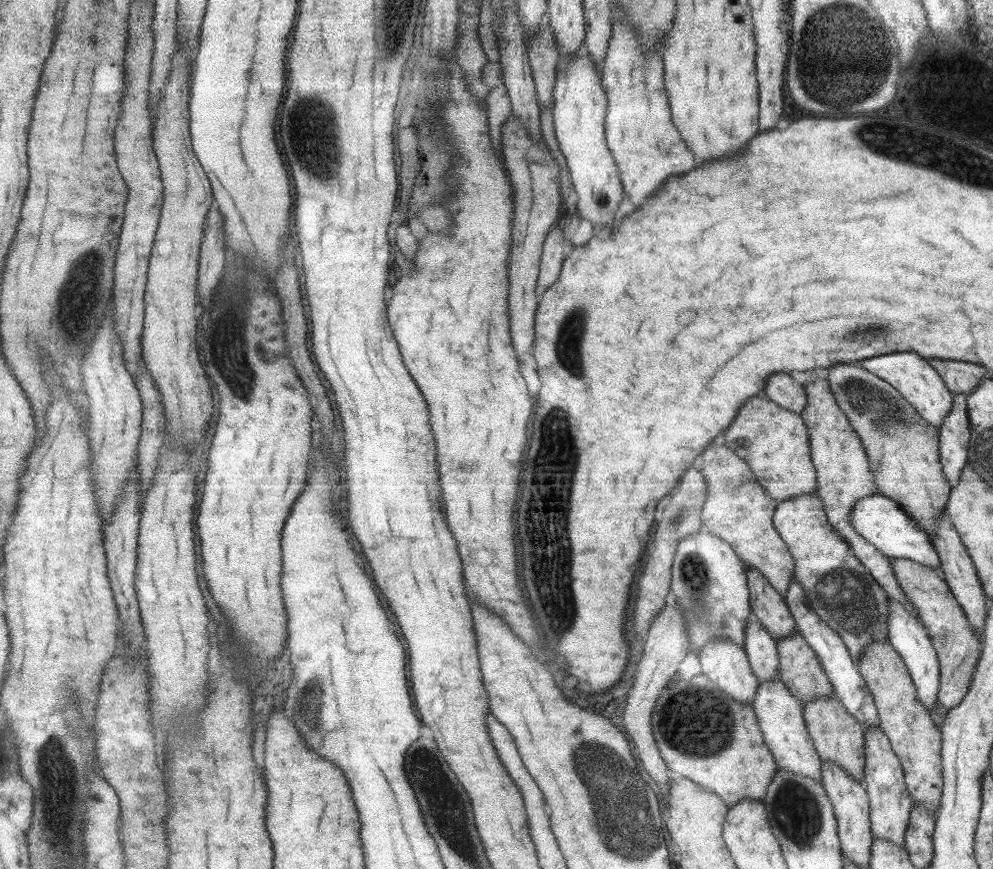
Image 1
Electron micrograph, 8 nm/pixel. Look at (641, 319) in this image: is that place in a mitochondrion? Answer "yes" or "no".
no

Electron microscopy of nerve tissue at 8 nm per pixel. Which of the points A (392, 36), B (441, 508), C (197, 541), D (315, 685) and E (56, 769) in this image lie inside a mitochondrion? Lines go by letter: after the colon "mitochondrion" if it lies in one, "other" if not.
A: mitochondrion
B: other
C: other
D: mitochondrion
E: mitochondrion

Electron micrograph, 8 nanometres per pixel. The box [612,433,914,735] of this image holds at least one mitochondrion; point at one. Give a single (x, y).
(843, 595)

